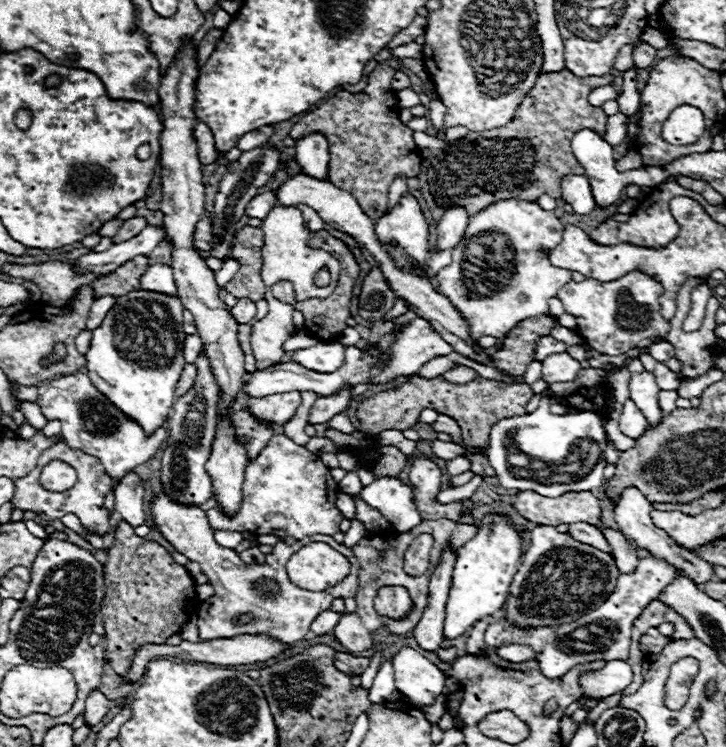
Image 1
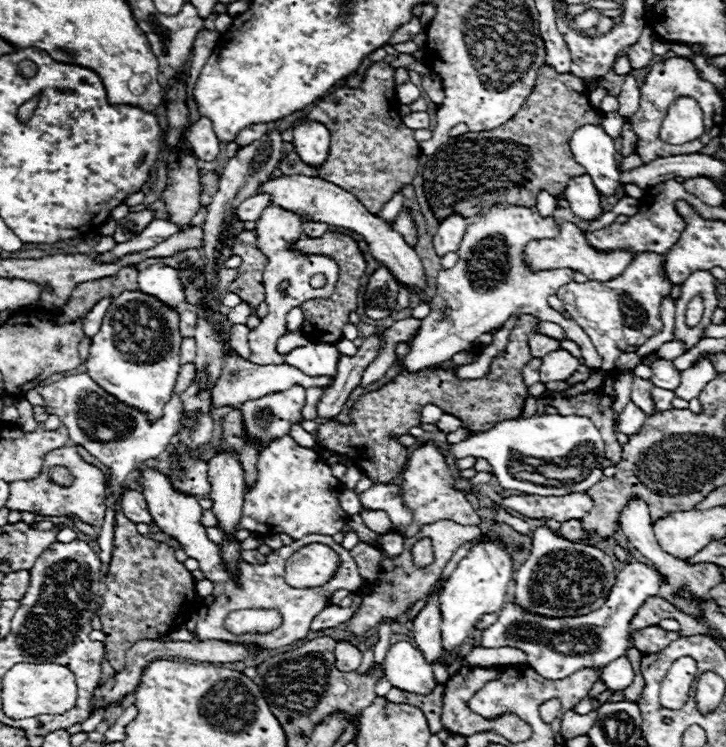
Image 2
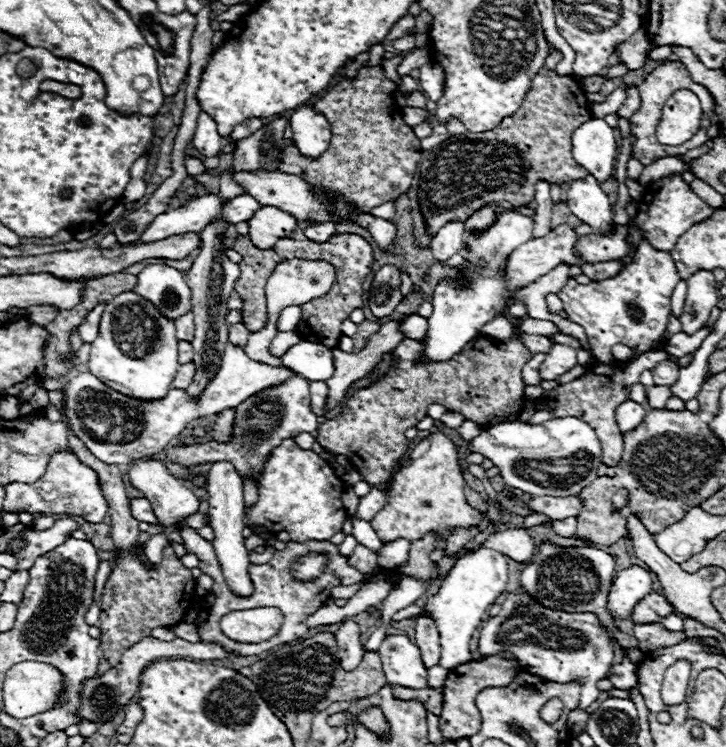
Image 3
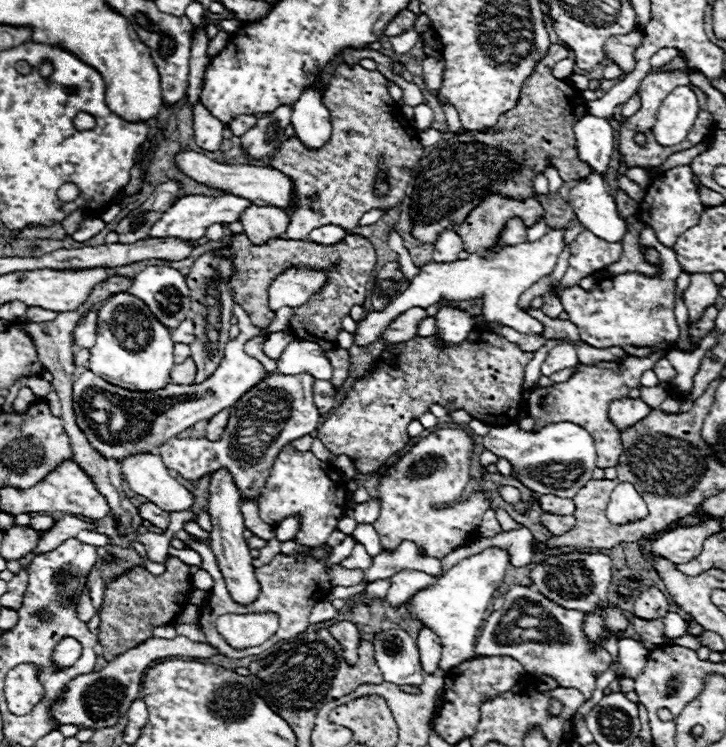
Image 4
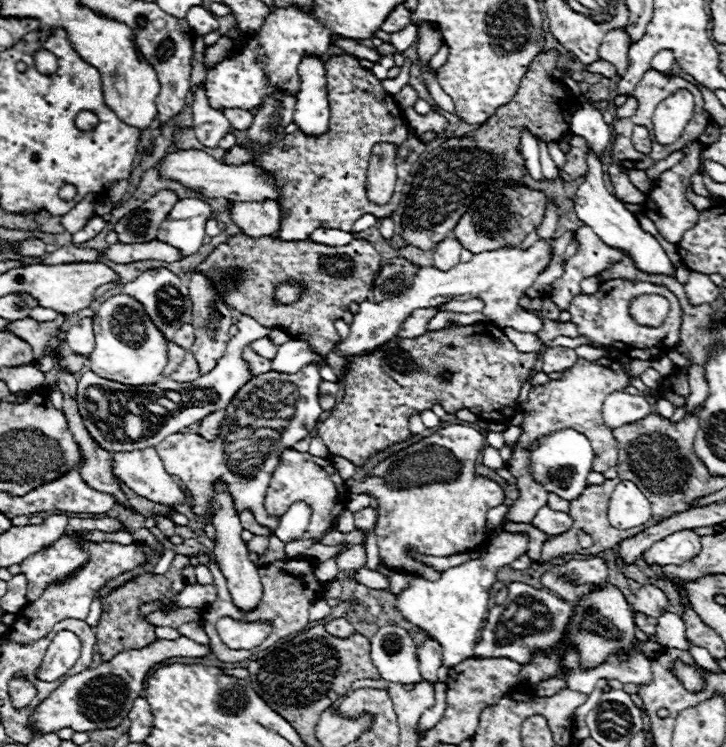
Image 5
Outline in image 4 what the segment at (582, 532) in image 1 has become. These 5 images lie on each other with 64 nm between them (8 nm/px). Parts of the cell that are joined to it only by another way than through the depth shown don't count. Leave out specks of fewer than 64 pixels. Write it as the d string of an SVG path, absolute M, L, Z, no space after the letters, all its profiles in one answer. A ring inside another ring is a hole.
M540 512L540 518L554 536L560 536L560 534L574 528L574 516L554 516L554 514Z

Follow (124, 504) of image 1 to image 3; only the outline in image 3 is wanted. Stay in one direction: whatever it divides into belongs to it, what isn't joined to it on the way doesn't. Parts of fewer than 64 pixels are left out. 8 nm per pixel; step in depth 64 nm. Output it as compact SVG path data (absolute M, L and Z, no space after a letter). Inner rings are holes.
M132 498L130 500L130 514L140 520L140 522L148 522L148 524L158 524L154 512L152 512L152 506L146 498Z

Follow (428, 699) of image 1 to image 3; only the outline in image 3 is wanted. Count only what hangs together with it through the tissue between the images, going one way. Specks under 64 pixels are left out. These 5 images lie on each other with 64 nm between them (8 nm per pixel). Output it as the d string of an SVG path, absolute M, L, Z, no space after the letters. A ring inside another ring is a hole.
M386 636L378 648L386 682L420 690L428 686L428 668L420 658L418 646L408 636Z

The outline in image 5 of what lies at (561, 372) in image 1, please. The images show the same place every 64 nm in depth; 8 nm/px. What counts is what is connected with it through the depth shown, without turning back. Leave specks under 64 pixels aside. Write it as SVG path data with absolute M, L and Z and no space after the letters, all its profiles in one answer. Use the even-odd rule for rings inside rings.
M554 346L554 348L548 348L544 352L544 366L542 370L546 374L550 372L560 372L560 370L568 370L570 366L574 366L578 360L576 352L572 348L564 348L564 346Z

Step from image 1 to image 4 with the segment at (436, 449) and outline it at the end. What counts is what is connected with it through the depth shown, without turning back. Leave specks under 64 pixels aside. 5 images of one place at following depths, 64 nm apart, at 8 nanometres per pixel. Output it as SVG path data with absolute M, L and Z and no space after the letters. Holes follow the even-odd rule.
M556 422L556 424L548 424L536 432L524 432L520 430L518 424L508 424L508 426L496 426L496 428L490 428L490 432L486 436L482 436L482 446L484 450L496 454L496 458L506 458L512 466L512 472L518 474L518 482L536 492L536 494L556 494L556 496L564 496L564 498L574 498L578 494L578 490L592 480L592 470L596 468L596 442L594 438L588 434L588 430L584 430L582 426L574 424L574 422ZM534 470L540 470L542 476L548 476L554 484L544 484L540 482L536 476L534 476Z

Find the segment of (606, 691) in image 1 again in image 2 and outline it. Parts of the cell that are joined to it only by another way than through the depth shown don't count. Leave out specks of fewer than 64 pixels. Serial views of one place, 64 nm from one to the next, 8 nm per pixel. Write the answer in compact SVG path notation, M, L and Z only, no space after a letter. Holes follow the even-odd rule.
M624 656L624 658L618 658L618 660L610 662L610 664L600 672L600 678L598 678L598 680L604 682L606 690L612 690L612 692L624 690L626 686L632 684L632 680L634 680L634 670L632 670L628 658Z

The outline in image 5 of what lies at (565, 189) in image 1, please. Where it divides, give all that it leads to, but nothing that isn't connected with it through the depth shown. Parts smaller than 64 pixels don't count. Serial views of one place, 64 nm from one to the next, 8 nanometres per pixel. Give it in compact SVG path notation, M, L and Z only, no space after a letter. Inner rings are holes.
M588 154L586 156L588 160L588 174L586 174L586 180L578 186L572 202L574 202L574 212L576 216L594 230L596 236L602 238L602 242L606 242L608 246L614 246L614 248L620 248L622 252L630 252L636 266L640 270L646 270L646 272L656 272L656 274L668 274L668 276L674 276L676 272L670 268L670 260L666 258L664 250L660 248L660 244L646 232L642 232L642 228L638 226L638 220L632 212L628 212L622 202L612 196L606 186L604 186L604 172L602 172L602 164L600 160L594 156L594 154Z

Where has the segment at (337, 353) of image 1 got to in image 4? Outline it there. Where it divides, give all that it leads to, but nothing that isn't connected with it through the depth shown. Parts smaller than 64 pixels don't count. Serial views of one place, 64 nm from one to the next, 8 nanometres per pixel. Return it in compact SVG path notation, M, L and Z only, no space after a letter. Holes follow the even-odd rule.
M296 340L286 346L278 358L280 374L310 374L314 380L330 380L332 364L326 352L308 340Z

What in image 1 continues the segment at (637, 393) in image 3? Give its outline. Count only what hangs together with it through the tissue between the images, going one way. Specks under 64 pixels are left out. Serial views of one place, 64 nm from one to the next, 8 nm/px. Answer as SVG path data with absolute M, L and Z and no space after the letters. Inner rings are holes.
M634 372L630 376L630 398L636 402L636 406L642 410L650 426L658 426L664 418L664 412L658 406L658 384L652 372Z

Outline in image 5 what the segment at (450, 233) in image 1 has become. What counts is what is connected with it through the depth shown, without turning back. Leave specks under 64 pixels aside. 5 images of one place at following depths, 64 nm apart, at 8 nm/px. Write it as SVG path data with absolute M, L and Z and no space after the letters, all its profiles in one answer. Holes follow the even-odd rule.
M454 236L444 238L434 248L434 266L442 270L452 268L456 262L460 262L460 252L462 252L462 244Z

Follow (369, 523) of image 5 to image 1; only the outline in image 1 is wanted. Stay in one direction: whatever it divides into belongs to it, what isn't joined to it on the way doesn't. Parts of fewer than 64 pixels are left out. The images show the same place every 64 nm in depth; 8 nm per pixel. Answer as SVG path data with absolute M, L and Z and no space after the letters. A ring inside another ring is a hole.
M376 478L360 492L360 498L368 506L376 508L398 532L408 532L422 522L414 504L414 492L398 478Z

